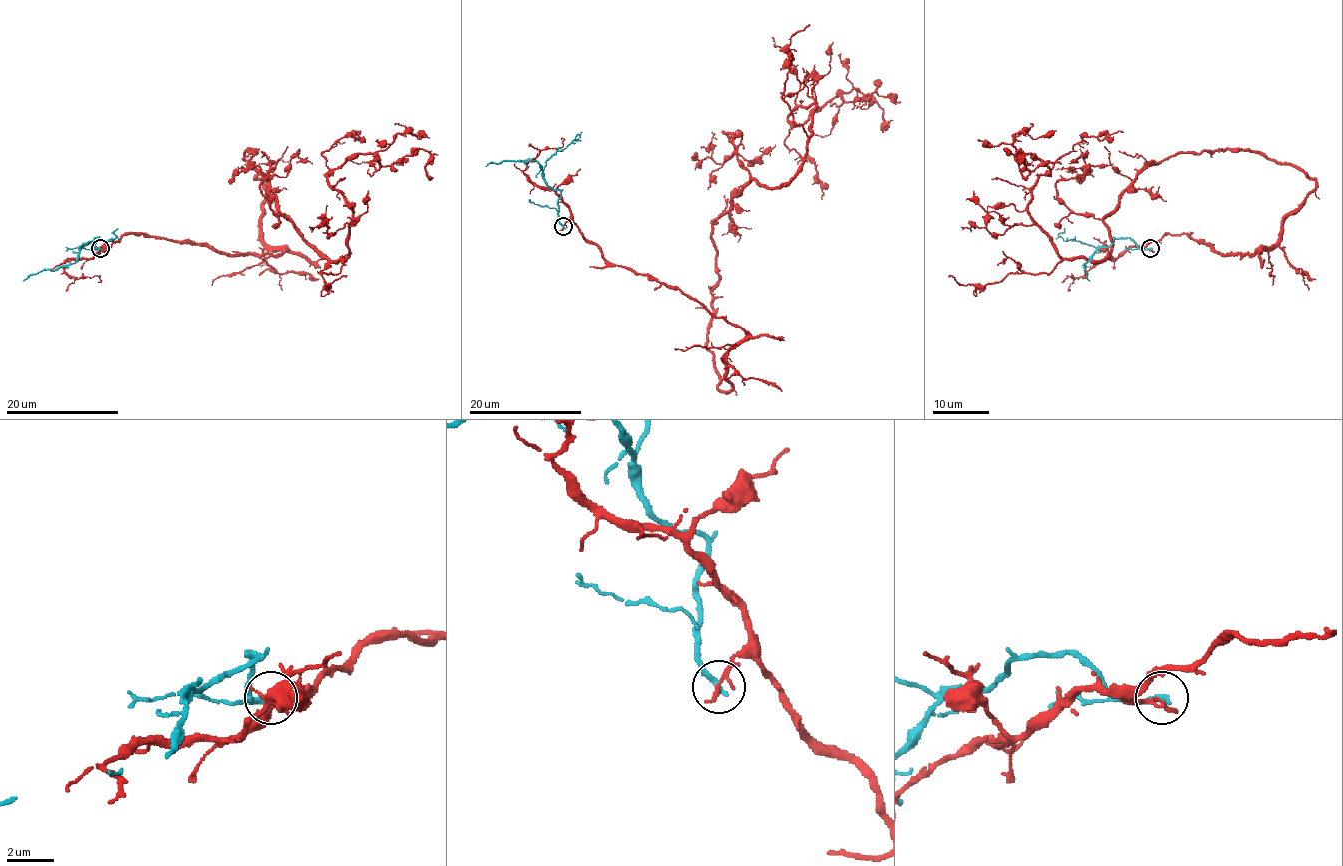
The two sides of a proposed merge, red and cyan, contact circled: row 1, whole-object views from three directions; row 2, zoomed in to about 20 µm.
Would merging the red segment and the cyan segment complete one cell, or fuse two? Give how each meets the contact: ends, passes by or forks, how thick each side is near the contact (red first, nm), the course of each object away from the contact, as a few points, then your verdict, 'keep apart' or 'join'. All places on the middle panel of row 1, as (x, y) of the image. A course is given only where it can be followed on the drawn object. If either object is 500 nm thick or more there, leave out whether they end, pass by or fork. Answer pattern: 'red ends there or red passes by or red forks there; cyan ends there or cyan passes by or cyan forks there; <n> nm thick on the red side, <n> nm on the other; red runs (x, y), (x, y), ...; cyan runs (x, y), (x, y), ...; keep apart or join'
red ends there; cyan ends there; 240 nm thick on the red side, 280 nm on the other; red runs (563, 226), (742, 329), (728, 391), (713, 223), (794, 177), (798, 106), (895, 104); cyan runs (563, 226), (558, 216), (560, 191), (551, 188), (544, 180), (542, 167), (535, 160), (505, 160), (485, 165); keep apart

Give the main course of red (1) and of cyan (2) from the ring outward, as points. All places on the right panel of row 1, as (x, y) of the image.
1: (1150, 249), (1270, 249), (1315, 181), (1175, 153), (1101, 260), (1030, 215), (1049, 168), (1020, 149), (1028, 178)
2: (1150, 249), (1140, 249), (1128, 237), (1115, 239), (1098, 249), (1084, 264), (1089, 281)

